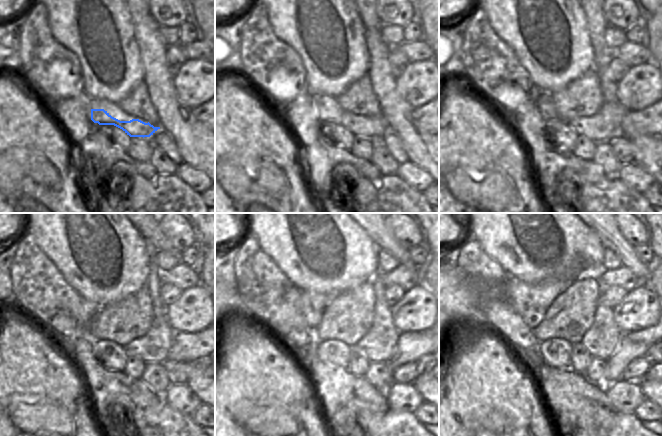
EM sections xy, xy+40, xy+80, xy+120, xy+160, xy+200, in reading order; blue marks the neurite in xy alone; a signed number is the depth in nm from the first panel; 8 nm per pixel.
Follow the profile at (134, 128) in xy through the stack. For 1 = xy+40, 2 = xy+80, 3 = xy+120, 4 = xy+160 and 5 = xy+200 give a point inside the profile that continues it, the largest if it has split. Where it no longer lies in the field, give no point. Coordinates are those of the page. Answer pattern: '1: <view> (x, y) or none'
1: xy+40 (369, 130)
2: xy+80 (595, 132)
3: xy+120 (149, 355)
4: xy+160 (373, 353)
5: xy+200 (597, 350)

